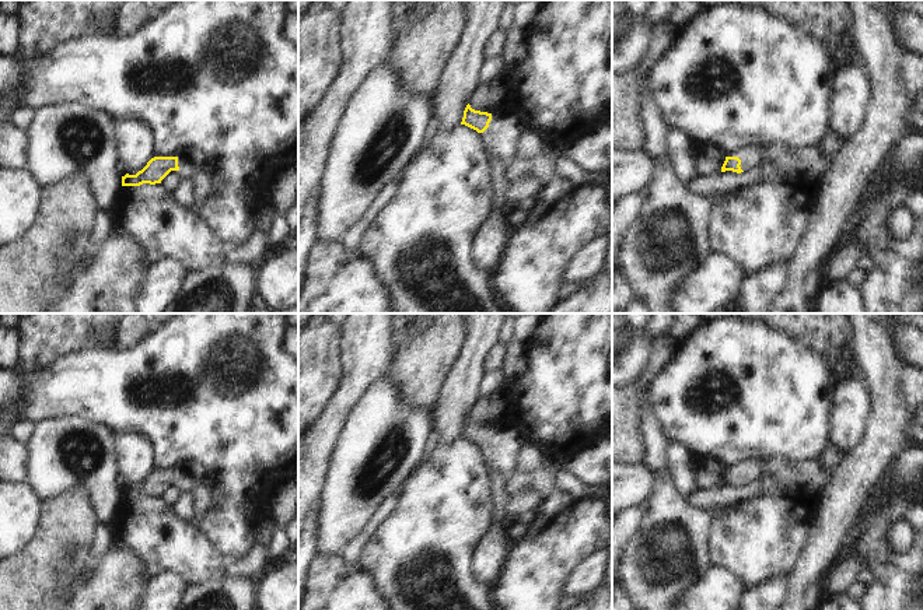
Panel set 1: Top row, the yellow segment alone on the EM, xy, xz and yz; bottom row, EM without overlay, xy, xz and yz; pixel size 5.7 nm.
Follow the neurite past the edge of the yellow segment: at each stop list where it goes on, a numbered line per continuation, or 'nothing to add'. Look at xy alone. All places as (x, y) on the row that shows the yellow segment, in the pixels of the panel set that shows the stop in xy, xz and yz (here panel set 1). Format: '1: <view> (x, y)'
1: xy (189, 162)

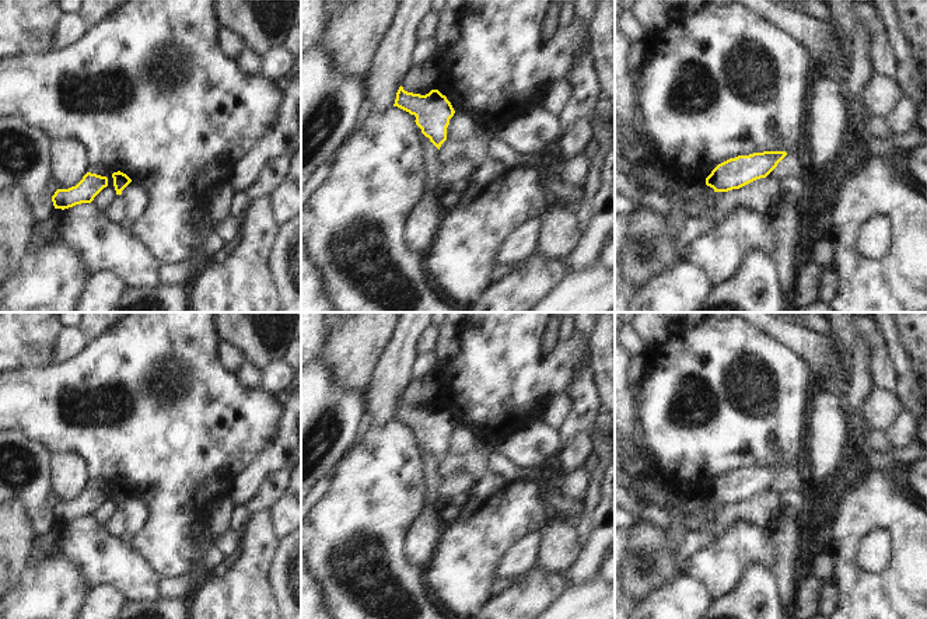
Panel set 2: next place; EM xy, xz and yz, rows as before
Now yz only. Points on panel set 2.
nothing to add

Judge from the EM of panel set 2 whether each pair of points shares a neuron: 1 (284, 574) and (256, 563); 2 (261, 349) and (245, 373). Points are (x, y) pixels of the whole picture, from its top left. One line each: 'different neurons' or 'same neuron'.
1: different neurons
2: different neurons

